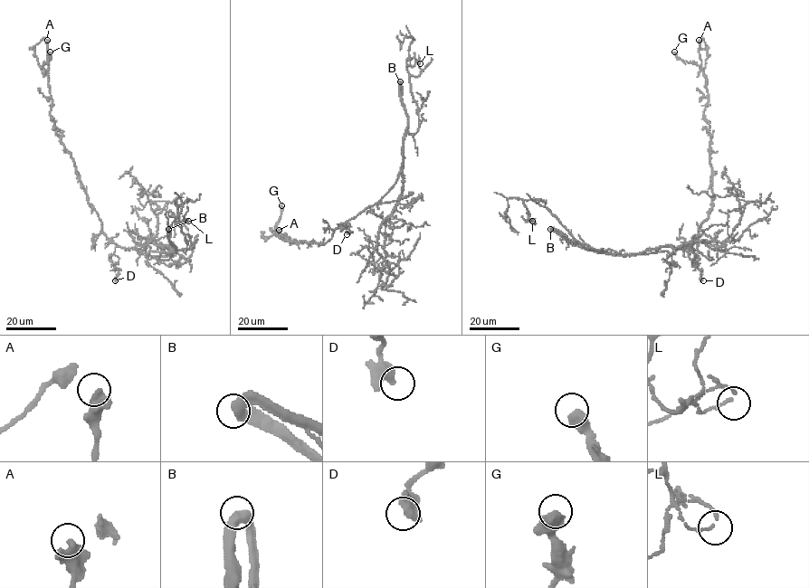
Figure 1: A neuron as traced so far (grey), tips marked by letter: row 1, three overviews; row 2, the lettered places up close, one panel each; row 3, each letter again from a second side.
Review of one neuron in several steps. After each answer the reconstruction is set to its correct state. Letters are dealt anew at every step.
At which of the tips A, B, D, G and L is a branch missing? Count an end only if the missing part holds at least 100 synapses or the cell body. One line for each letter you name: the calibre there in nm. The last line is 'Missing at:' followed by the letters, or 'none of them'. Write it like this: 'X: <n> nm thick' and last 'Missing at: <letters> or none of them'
B: 440 nm thick
Missing at: B

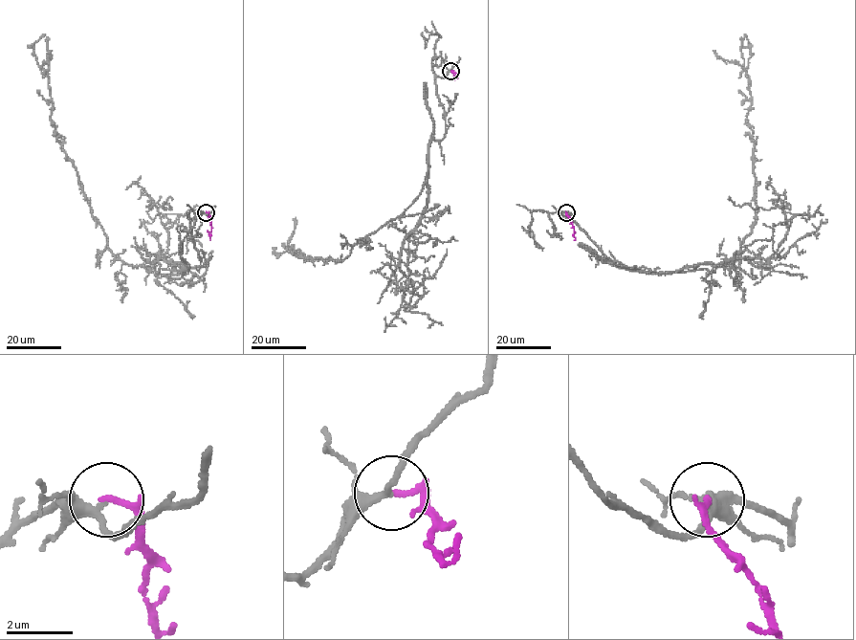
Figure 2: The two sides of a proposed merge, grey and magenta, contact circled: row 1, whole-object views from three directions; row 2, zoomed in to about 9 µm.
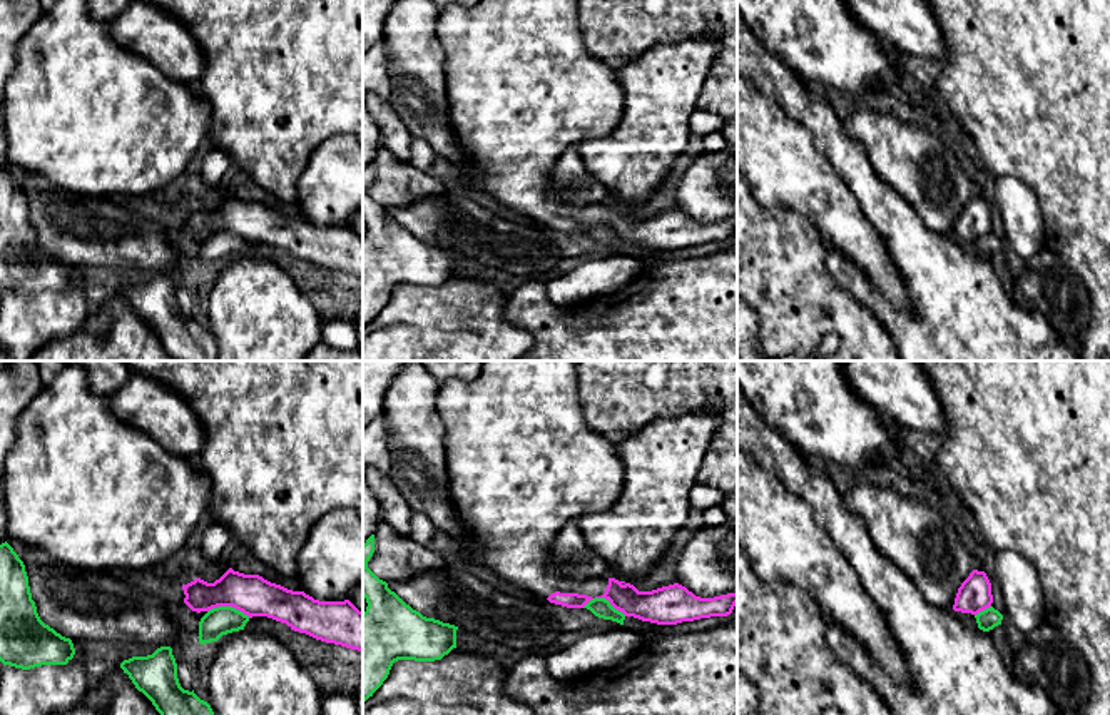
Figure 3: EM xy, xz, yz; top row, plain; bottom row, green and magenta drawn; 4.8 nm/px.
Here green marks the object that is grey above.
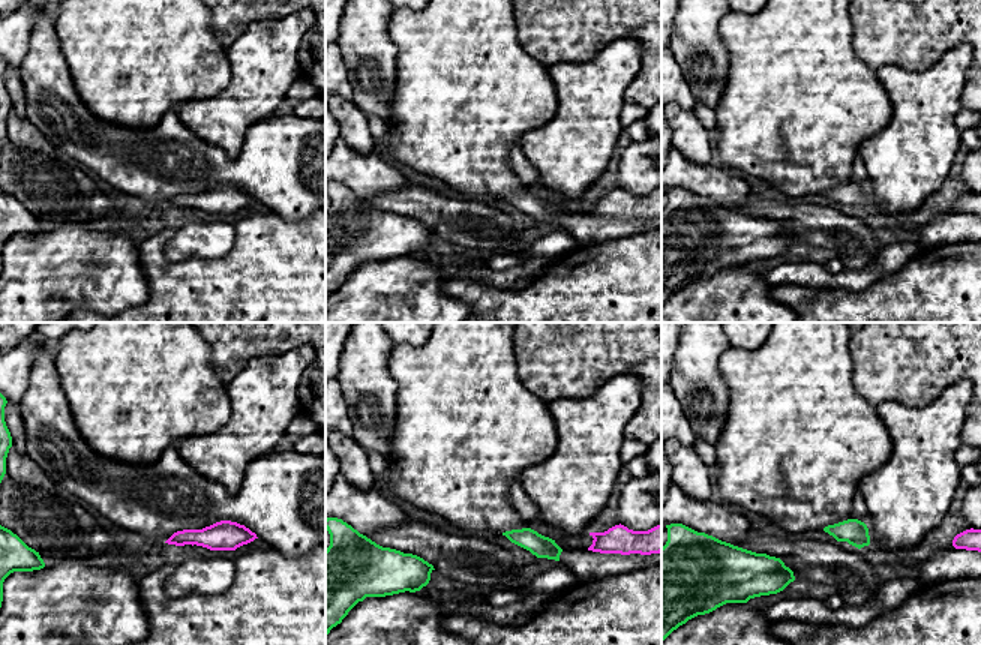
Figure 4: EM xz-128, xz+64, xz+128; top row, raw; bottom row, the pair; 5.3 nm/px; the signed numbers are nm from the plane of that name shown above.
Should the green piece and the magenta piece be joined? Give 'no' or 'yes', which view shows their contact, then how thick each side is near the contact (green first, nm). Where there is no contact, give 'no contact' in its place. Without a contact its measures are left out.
no; contact in xz; calibres 90 and 150 nm

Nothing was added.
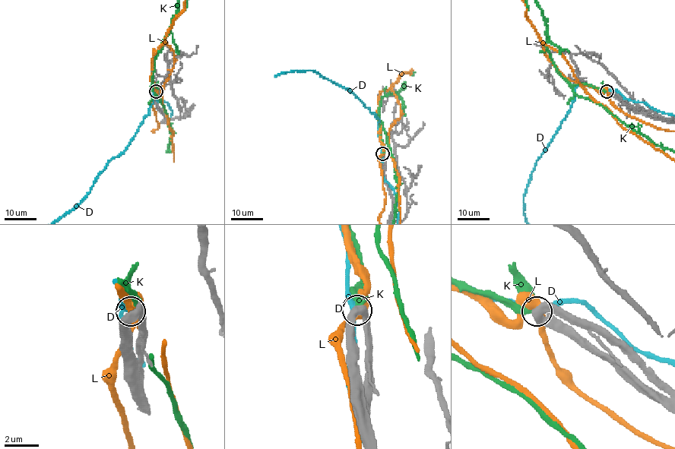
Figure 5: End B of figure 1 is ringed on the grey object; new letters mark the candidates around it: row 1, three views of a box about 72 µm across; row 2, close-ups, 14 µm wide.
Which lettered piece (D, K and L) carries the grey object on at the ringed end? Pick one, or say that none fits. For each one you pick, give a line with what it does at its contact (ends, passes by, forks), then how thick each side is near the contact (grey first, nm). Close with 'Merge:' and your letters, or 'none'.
Merge: none

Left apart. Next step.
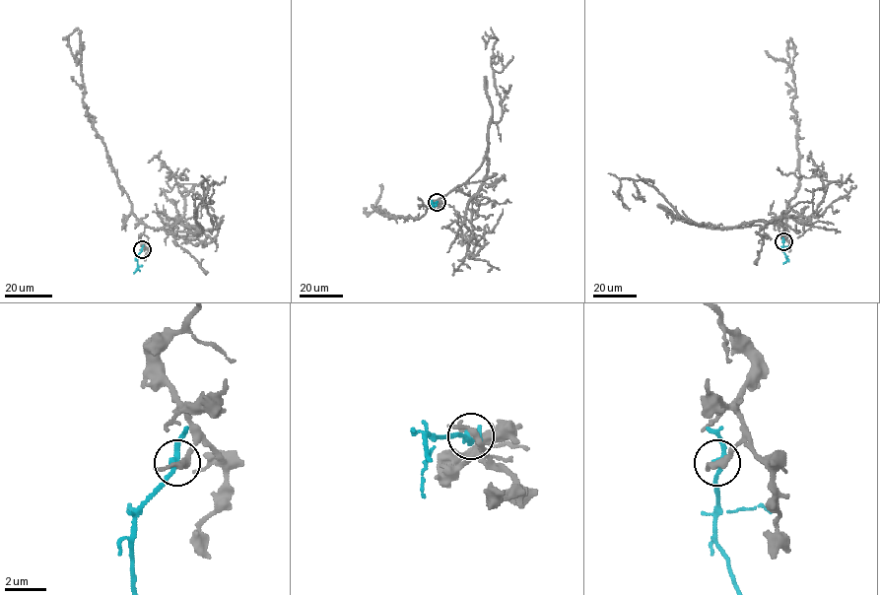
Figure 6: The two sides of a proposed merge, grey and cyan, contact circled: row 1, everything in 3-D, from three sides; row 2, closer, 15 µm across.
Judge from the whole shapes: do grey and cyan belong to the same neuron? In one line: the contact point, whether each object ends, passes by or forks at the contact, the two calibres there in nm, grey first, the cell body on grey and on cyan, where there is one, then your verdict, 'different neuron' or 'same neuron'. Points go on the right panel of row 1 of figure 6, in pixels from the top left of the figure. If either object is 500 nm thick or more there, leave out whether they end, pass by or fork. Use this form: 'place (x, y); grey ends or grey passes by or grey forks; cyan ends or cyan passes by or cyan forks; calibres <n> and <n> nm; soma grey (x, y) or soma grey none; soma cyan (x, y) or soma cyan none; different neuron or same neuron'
place (783, 241); grey passes by; cyan passes by; calibres 280 and 280 nm; soma grey none; soma cyan none; different neuron

